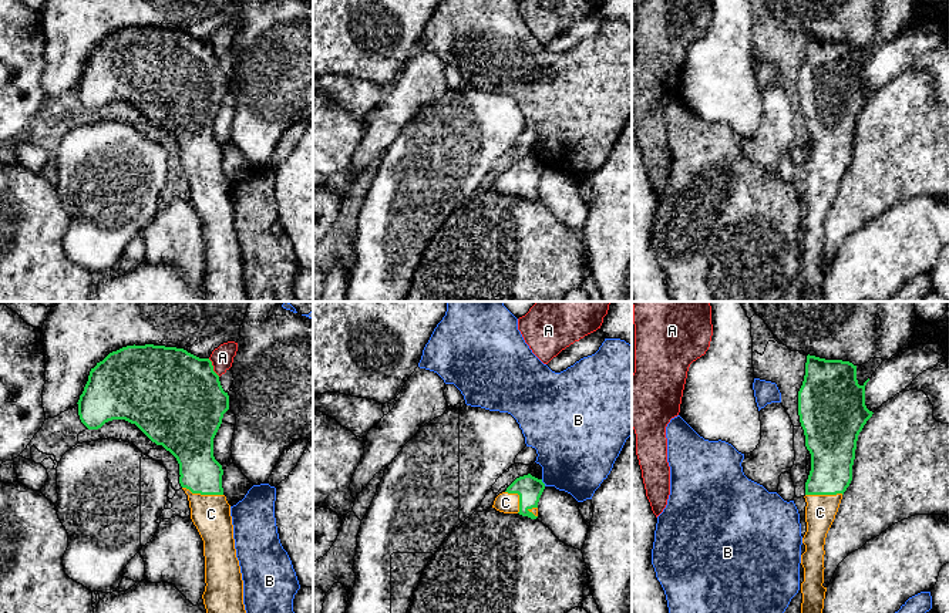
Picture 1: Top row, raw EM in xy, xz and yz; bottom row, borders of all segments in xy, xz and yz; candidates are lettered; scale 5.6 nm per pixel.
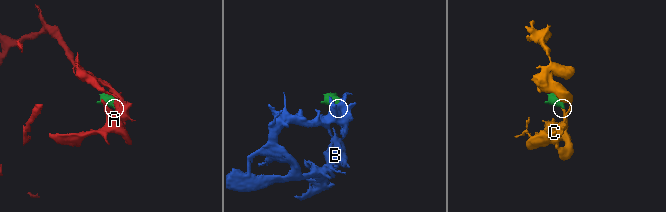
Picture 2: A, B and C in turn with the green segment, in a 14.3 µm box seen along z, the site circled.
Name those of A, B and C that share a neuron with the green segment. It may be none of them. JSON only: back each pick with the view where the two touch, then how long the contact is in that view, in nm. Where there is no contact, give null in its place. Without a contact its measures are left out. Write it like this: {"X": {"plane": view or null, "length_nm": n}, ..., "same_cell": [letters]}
{"C": {"plane": "xy", "length_nm": 240}, "same_cell": ["C"]}

